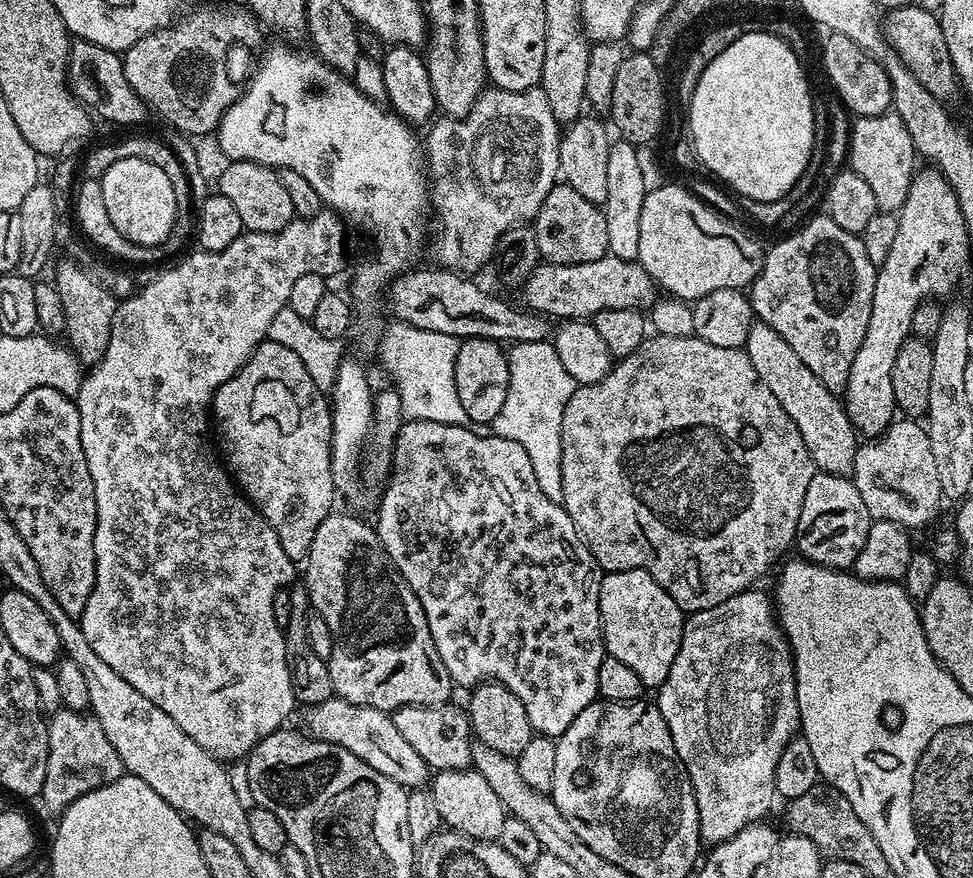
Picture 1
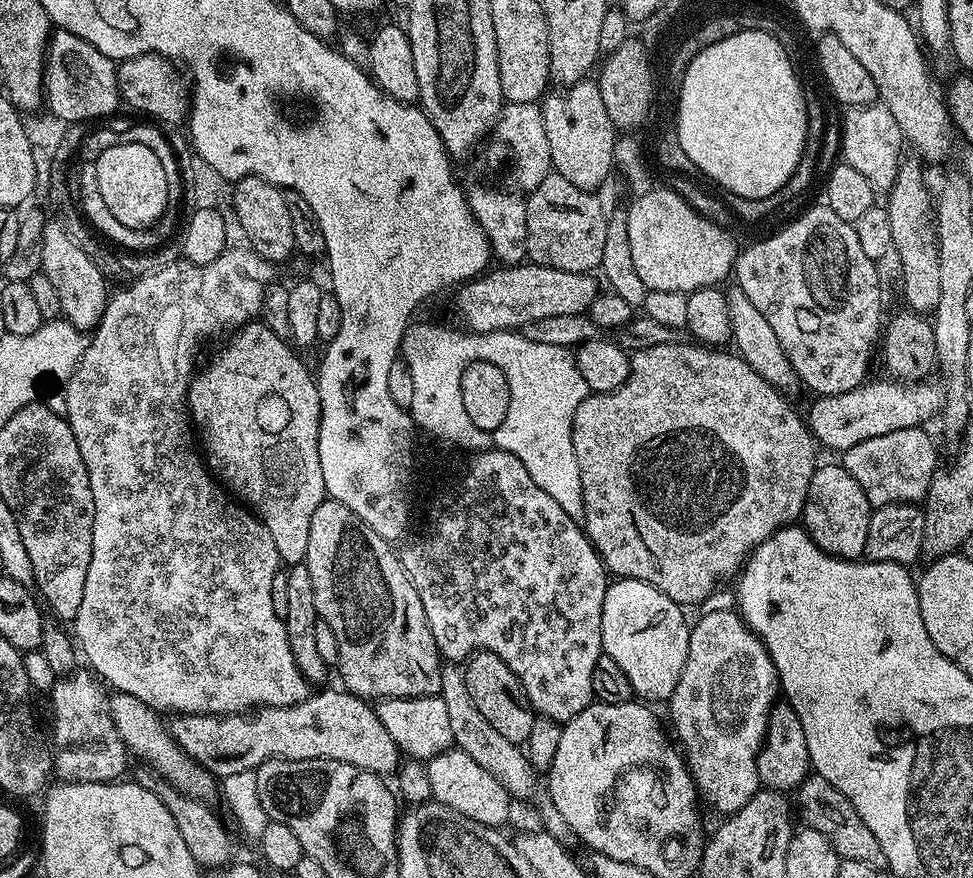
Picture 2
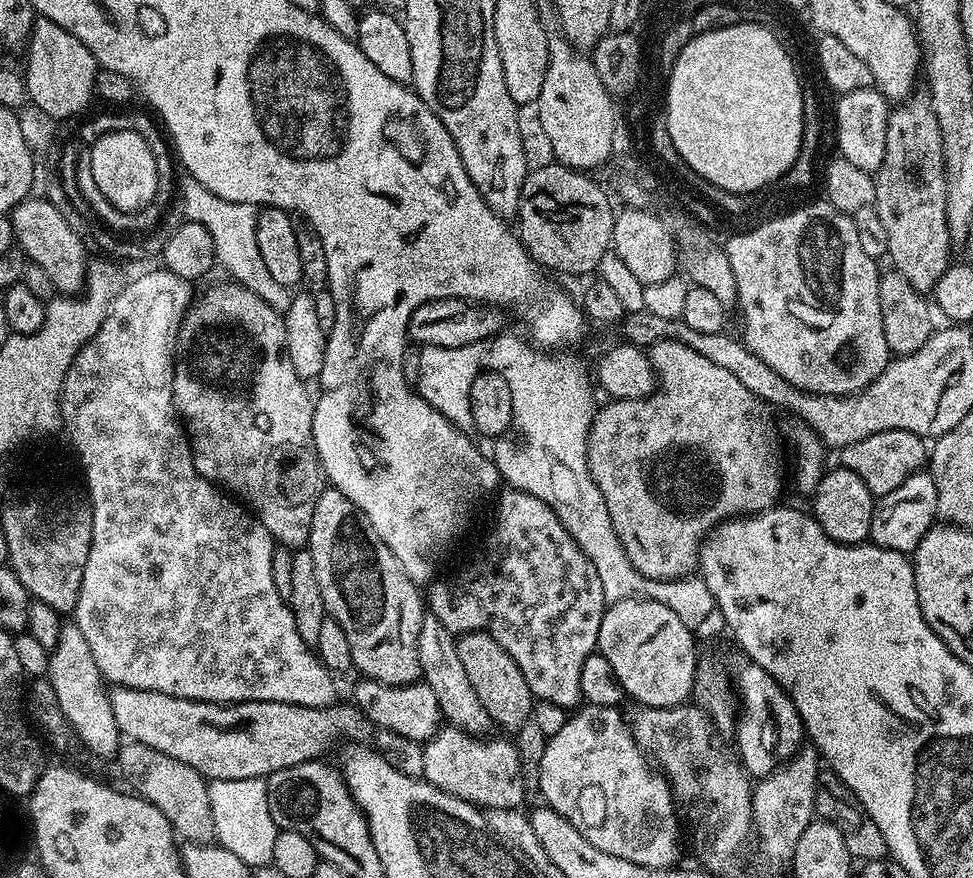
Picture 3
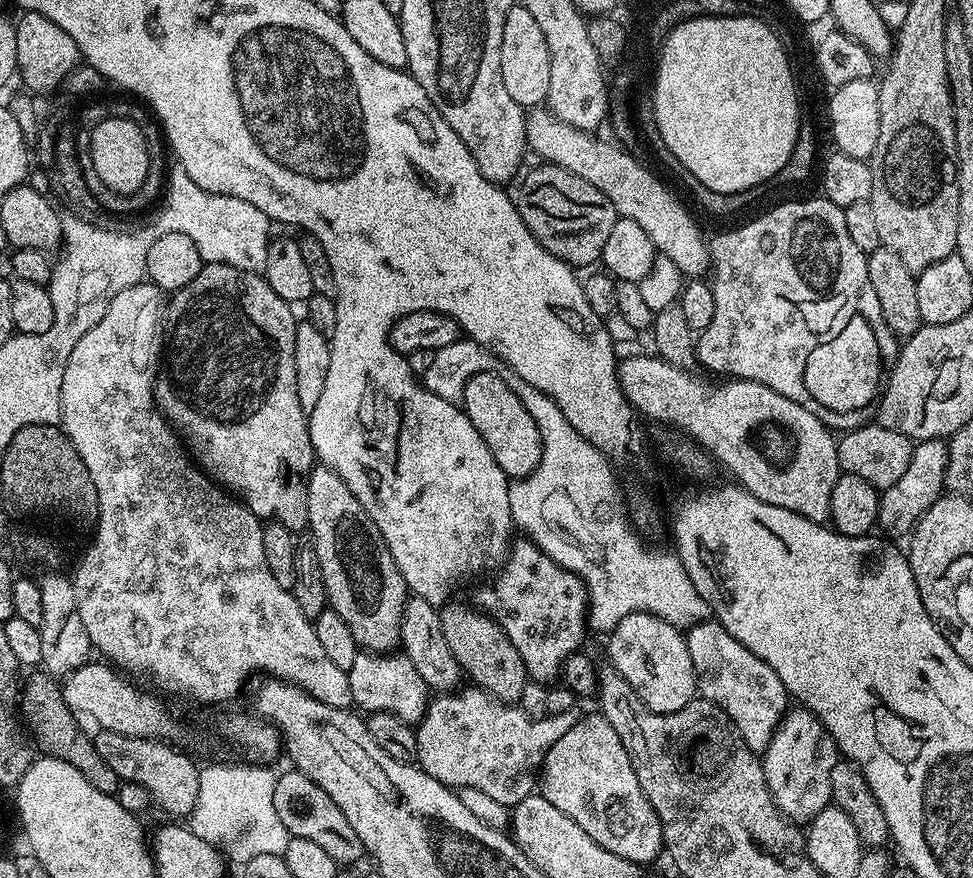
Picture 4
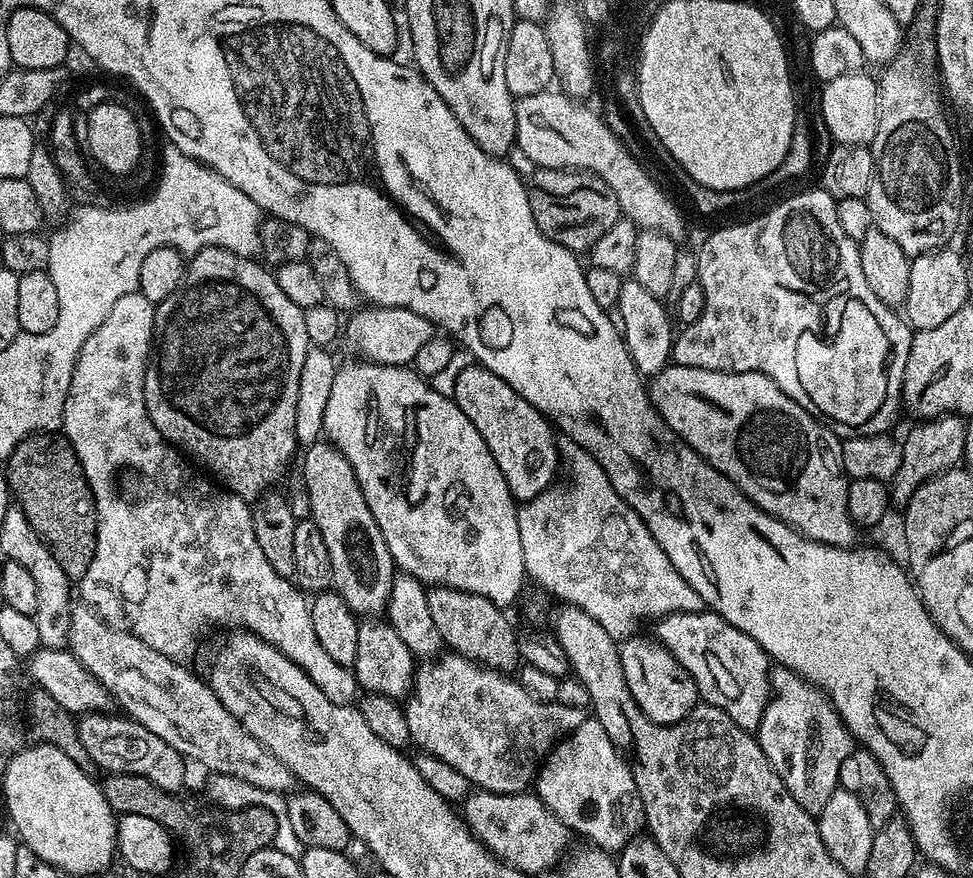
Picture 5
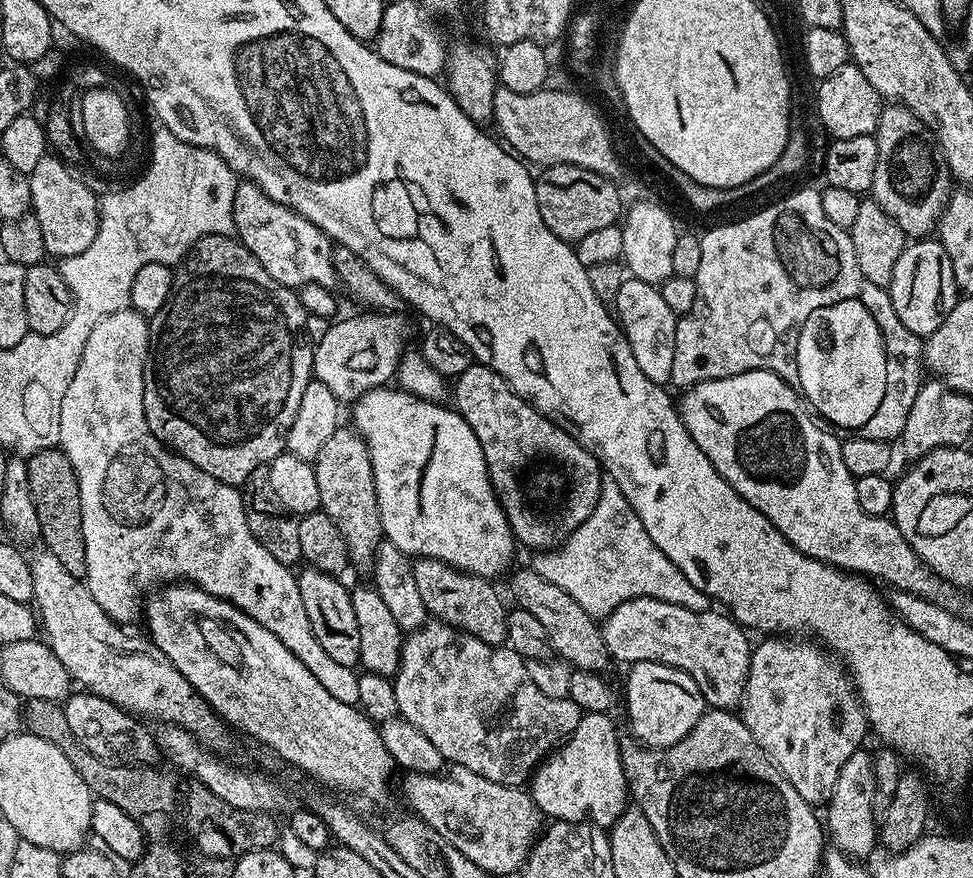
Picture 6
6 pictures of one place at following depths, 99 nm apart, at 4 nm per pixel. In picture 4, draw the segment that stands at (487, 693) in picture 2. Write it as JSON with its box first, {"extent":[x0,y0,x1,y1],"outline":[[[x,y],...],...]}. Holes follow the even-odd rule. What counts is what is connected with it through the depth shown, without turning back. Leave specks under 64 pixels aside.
{"extent":[439,602,530,704],"outline":[[[449,602],[439,609],[442,622],[442,635],[450,645],[450,650],[458,662],[461,673],[468,676],[473,685],[488,692],[503,704],[519,701],[522,686],[526,686],[530,679],[526,666],[522,662],[522,654],[506,638],[506,630],[498,626],[489,616],[485,615],[471,603],[456,604]]]}

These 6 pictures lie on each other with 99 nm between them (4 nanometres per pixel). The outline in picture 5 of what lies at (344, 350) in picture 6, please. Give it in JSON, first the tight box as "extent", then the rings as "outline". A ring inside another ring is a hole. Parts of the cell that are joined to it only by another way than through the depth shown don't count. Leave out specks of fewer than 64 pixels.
{"extent":[342,306,434,367],"outline":[[[364,306],[347,317],[342,328],[342,344],[345,344],[356,355],[353,357],[359,358],[361,361],[369,364],[385,364],[386,366],[398,367],[400,365],[411,365],[414,354],[418,354],[418,349],[425,342],[430,342],[432,335],[434,335],[432,323],[426,318],[422,318],[422,314],[414,314],[414,310]]]}

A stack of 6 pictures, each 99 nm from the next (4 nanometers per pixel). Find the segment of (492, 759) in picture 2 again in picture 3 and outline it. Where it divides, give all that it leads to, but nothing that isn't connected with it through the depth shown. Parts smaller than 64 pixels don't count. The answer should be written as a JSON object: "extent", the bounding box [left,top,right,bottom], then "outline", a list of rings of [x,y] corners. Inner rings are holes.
{"extent":[418,614,493,737],"outline":[[[431,614],[425,615],[418,630],[418,662],[422,683],[434,690],[434,698],[438,698],[441,717],[451,727],[460,728],[469,732],[471,736],[483,737],[487,728],[493,727],[493,722],[486,714],[486,706],[474,694],[474,686],[470,686],[470,677],[462,667],[462,661],[458,658],[456,649],[457,637],[442,622],[438,622]]]}

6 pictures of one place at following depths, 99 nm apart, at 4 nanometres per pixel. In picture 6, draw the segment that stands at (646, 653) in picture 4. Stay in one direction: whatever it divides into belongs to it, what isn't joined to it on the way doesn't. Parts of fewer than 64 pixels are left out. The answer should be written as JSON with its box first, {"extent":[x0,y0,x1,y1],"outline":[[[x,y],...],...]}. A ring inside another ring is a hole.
{"extent":[624,662,706,748],"outline":[[[638,662],[627,671],[624,696],[628,699],[628,724],[636,735],[633,737],[646,748],[669,748],[682,742],[706,711],[698,682],[690,674],[662,662]]]}

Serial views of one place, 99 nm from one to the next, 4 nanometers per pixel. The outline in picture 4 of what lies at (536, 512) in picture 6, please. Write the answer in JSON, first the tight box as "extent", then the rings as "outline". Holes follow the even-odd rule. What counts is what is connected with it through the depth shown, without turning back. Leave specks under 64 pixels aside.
{"extent":[462,372,544,478],"outline":[[[496,372],[474,374],[466,382],[462,409],[505,474],[509,478],[526,477],[540,464],[544,453],[542,434],[515,387],[500,376]]]}

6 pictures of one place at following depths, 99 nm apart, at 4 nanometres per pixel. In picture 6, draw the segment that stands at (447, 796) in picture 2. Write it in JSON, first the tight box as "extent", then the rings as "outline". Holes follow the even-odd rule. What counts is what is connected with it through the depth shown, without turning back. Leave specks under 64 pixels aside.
{"extent":[392,619,582,788],"outline":[[[429,619],[421,628],[411,629],[405,635],[400,665],[392,680],[392,685],[394,686],[397,713],[414,726],[418,726],[418,730],[422,730],[422,734],[426,734],[426,738],[430,738],[430,742],[438,749],[438,754],[442,754],[445,762],[449,765],[457,764],[466,770],[474,770],[474,774],[482,774],[482,778],[490,778],[490,782],[498,782],[502,786],[511,788],[518,788],[529,783],[530,777],[536,771],[540,761],[567,740],[569,734],[578,726],[582,715],[580,707],[574,701],[567,698],[550,698],[548,695],[542,694],[542,690],[538,690],[538,686],[534,686],[534,681],[530,678],[526,661],[512,648],[487,644],[462,630],[443,624],[440,620]]]}

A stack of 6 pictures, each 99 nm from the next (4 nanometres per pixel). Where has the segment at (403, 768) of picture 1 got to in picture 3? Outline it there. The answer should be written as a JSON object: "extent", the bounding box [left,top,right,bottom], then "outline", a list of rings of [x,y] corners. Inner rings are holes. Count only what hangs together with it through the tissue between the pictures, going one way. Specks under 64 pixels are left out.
{"extent":[108,687,366,782],"outline":[[[113,687],[108,693],[110,700],[110,710],[114,712],[114,722],[118,722],[118,730],[121,737],[128,740],[137,740],[146,746],[154,746],[154,750],[162,750],[162,754],[170,754],[170,758],[178,758],[178,762],[186,762],[186,766],[194,766],[198,774],[202,774],[204,779],[211,782],[213,780],[237,780],[238,778],[267,778],[283,768],[298,766],[308,760],[320,760],[339,740],[360,740],[364,736],[366,721],[357,708],[351,703],[333,702],[326,708],[307,708],[297,704],[283,704],[282,702],[270,702],[269,700],[247,700],[241,704],[211,704],[201,700],[191,700],[190,698],[174,698],[170,694],[162,694],[158,690],[134,690],[133,688]]]}

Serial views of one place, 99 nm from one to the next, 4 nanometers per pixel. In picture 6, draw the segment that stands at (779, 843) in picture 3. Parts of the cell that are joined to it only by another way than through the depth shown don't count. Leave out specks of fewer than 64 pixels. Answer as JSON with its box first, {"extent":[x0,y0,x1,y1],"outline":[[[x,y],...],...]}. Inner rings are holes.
{"extent":[742,638,869,806],"outline":[[[764,638],[752,649],[748,681],[744,687],[742,719],[754,734],[754,742],[774,761],[790,786],[813,806],[827,805],[834,794],[838,774],[850,754],[861,751],[864,735],[869,735],[864,705],[850,679],[850,673],[833,653],[819,643],[807,644],[804,638]]]}

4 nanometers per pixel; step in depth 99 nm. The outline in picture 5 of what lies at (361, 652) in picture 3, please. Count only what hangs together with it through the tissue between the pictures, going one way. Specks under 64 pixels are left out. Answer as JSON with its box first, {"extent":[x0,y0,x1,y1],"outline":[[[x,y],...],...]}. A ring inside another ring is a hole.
{"extent":[304,438,398,618],"outline":[[[321,438],[315,444],[307,445],[304,452],[304,492],[308,495],[310,519],[322,530],[322,538],[326,541],[326,550],[330,553],[330,570],[332,571],[332,588],[350,606],[350,610],[360,618],[376,618],[387,609],[392,580],[398,569],[392,563],[392,555],[386,546],[386,538],[382,538],[382,530],[378,522],[374,522],[374,514],[370,514],[370,506],[362,494],[362,486],[358,486],[358,478],[354,474],[354,466],[346,462],[337,448],[327,439]]]}

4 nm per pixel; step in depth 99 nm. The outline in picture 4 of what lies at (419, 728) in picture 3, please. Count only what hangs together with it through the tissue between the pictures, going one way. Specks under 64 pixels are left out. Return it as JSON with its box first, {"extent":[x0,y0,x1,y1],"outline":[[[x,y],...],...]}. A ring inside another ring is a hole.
{"extent":[348,650,429,726],"outline":[[[396,650],[391,654],[360,651],[358,658],[354,658],[354,666],[350,666],[348,681],[352,703],[361,713],[394,714],[397,718],[402,718],[402,722],[415,726],[428,709],[429,686],[422,682],[422,674],[418,674],[414,662],[410,662],[403,651]]]}

